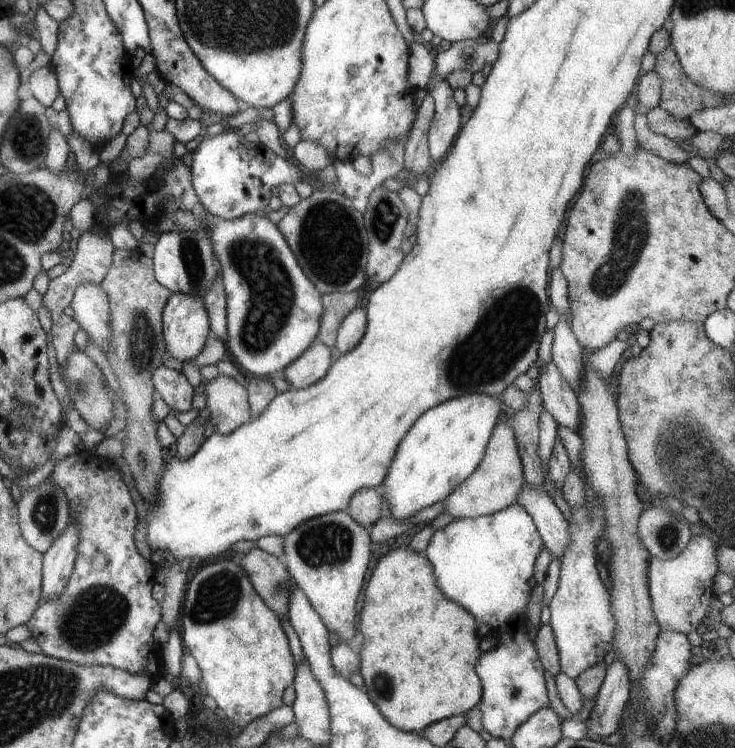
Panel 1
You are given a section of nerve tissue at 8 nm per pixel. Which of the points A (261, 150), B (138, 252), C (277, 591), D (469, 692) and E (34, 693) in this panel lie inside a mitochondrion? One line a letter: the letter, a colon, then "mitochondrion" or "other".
A: other
B: other
C: mitochondrion
D: other
E: mitochondrion

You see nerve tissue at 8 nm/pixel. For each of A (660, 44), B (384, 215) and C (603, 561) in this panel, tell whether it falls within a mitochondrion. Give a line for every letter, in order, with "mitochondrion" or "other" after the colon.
A: other
B: mitochondrion
C: other

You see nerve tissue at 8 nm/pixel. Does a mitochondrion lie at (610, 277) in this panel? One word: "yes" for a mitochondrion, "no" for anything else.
yes

